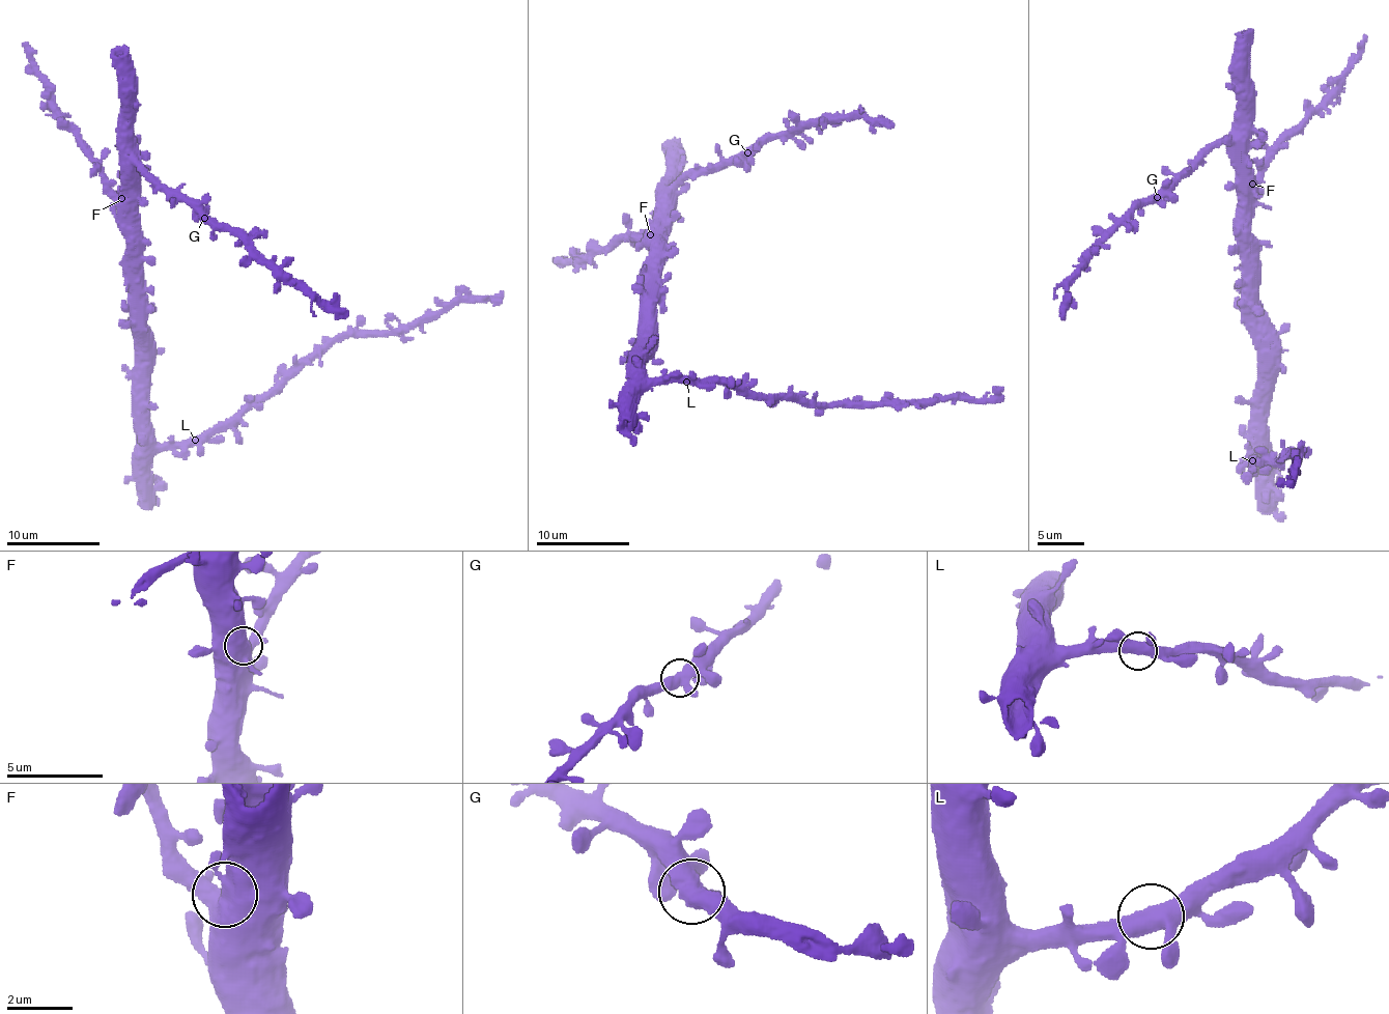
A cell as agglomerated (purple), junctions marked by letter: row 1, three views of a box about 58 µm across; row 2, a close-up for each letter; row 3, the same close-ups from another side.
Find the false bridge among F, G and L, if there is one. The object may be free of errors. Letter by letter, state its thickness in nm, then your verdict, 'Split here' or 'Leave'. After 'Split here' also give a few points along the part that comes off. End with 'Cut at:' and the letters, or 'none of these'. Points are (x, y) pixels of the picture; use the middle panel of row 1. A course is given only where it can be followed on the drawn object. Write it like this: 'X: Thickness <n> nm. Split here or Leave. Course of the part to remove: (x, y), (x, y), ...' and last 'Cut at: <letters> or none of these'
F: Thickness 550 nm. Leave
G: Thickness 460 nm. Leave
L: Thickness 440 nm. Leave
Cut at: none of these

